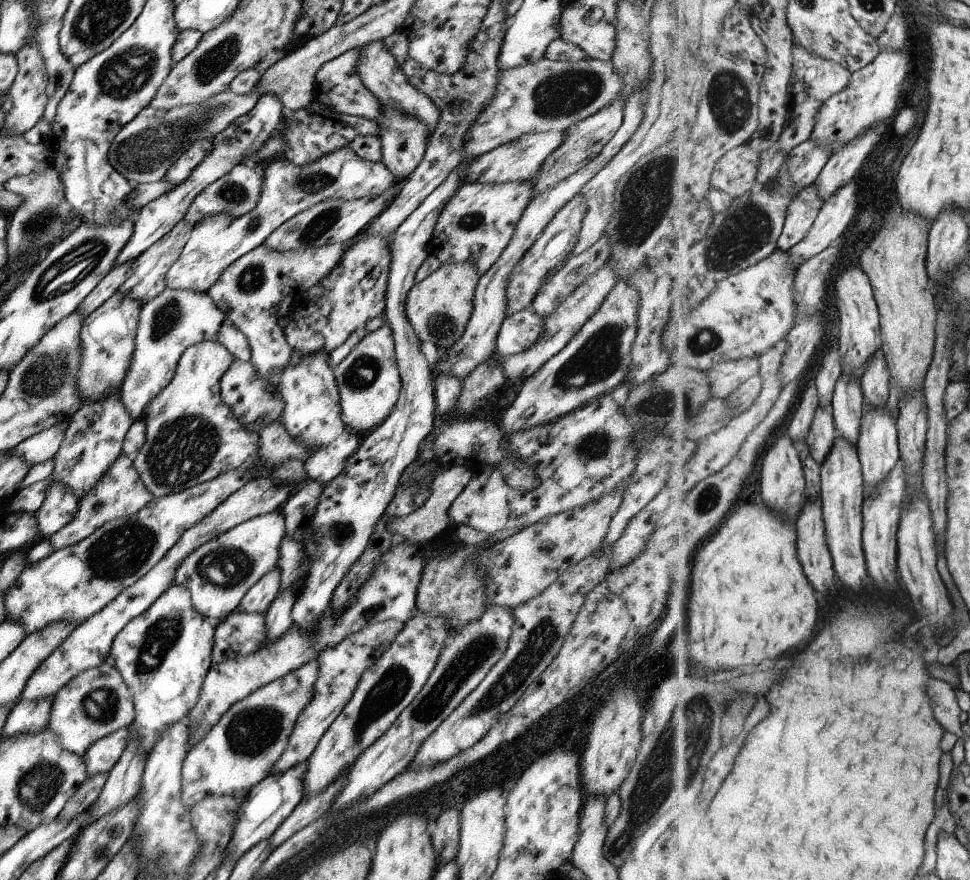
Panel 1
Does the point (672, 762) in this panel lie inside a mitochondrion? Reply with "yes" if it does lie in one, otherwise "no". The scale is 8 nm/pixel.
yes

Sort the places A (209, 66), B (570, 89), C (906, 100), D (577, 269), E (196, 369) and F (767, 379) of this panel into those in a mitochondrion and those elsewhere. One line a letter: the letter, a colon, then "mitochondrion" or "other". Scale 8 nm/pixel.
A: mitochondrion
B: mitochondrion
C: other
D: mitochondrion
E: other
F: other

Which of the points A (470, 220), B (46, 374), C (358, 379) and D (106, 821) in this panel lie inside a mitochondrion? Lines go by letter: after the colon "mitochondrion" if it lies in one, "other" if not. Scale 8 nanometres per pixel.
A: mitochondrion
B: mitochondrion
C: mitochondrion
D: other

